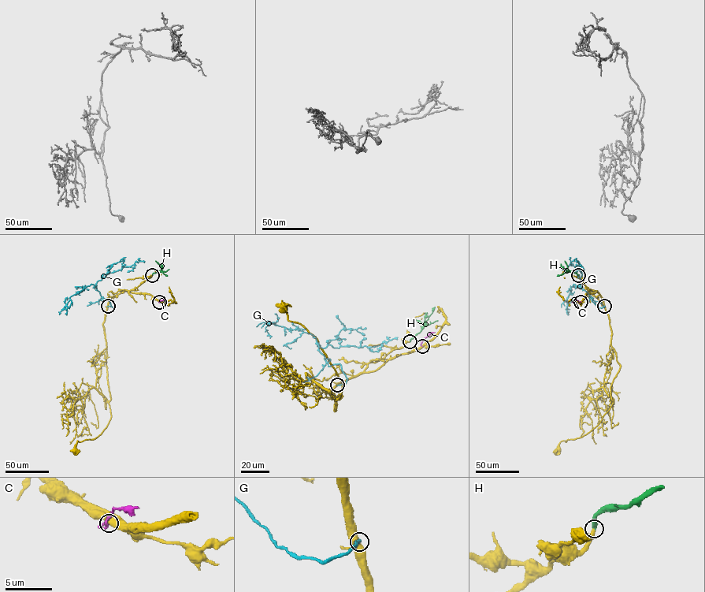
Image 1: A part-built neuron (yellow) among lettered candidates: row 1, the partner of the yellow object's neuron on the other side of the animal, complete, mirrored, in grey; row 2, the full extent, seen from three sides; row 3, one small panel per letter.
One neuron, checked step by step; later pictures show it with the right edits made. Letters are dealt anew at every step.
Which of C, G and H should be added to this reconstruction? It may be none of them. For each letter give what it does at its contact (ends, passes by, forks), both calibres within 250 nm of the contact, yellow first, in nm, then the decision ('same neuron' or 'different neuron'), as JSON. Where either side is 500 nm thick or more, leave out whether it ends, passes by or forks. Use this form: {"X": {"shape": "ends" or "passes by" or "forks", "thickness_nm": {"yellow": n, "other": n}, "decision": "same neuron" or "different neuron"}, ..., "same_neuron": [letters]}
{"C": {"thickness_nm": {"yellow": 850, "other": 220}, "decision": "different neuron"}, "G": {"thickness_nm": {"yellow": 550, "other": 240}, "decision": "different neuron"}, "H": {"shape": "ends", "thickness_nm": {"yellow": 380, "other": 480}, "decision": "same neuron"}, "same_neuron": ["H"]}

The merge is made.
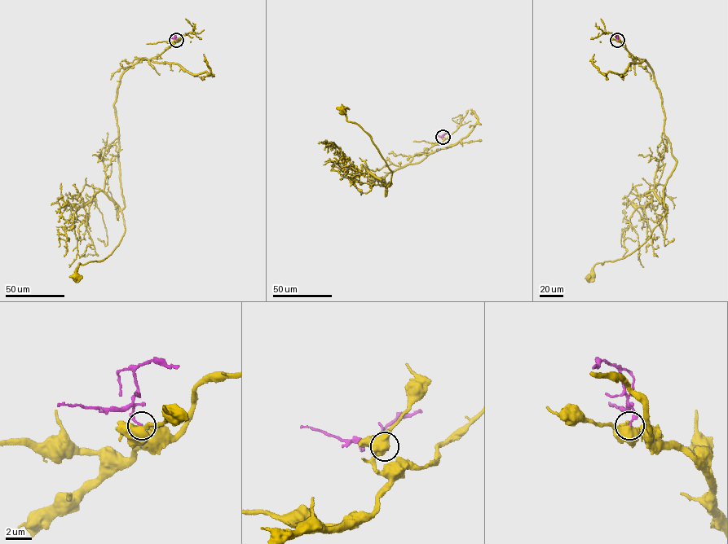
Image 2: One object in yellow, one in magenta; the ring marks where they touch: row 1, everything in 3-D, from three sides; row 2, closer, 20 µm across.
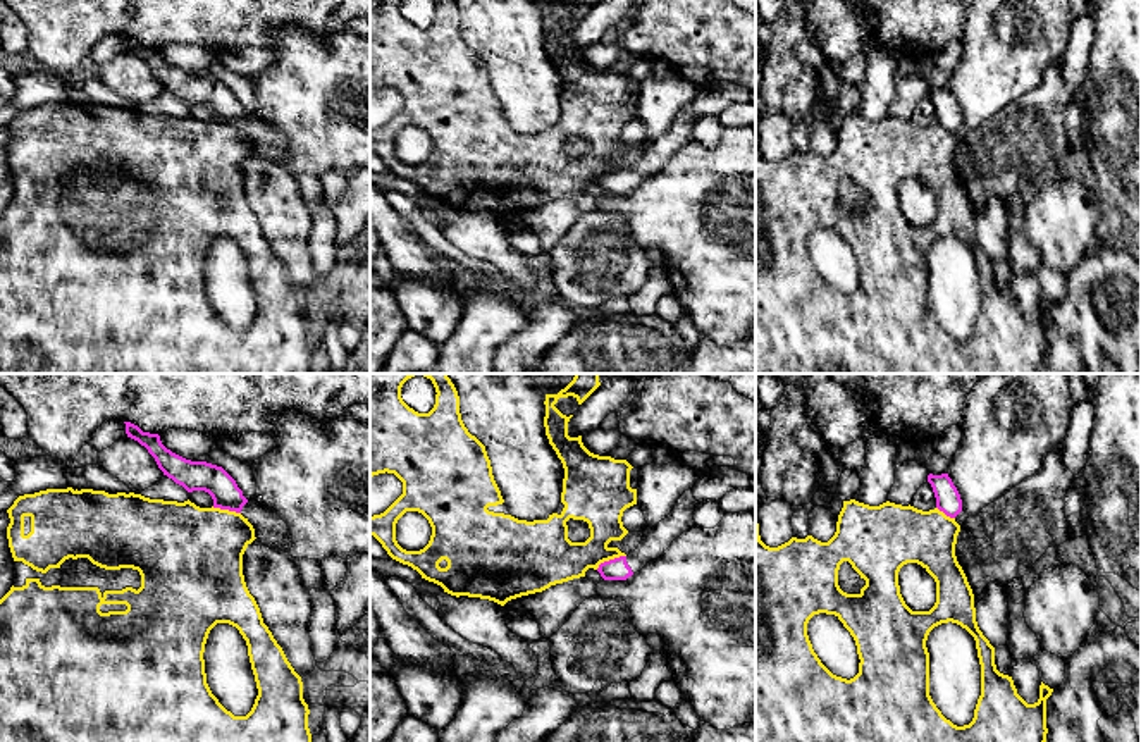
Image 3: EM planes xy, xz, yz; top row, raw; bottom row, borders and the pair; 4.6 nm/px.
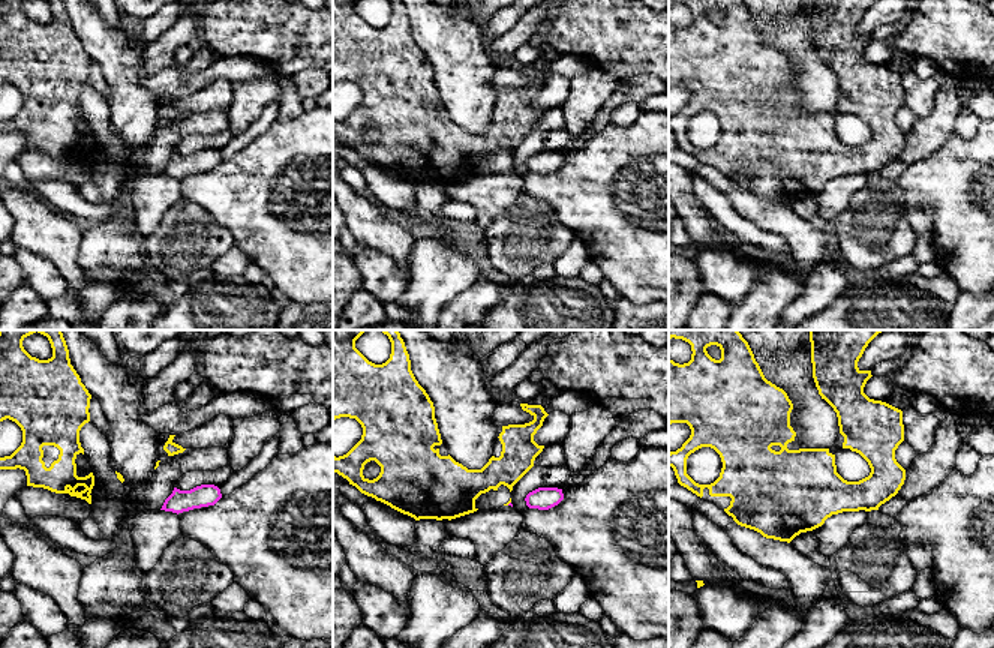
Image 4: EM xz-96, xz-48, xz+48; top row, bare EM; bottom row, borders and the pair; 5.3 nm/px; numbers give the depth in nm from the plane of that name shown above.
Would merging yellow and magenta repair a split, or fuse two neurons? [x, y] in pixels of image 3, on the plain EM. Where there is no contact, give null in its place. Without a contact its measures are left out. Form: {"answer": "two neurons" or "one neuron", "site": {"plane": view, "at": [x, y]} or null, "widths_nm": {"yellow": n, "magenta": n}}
{"answer": "two neurons", "site": {"plane": "xz", "at": [610, 173]}, "widths_nm": {"yellow": 220, "magenta": 100}}

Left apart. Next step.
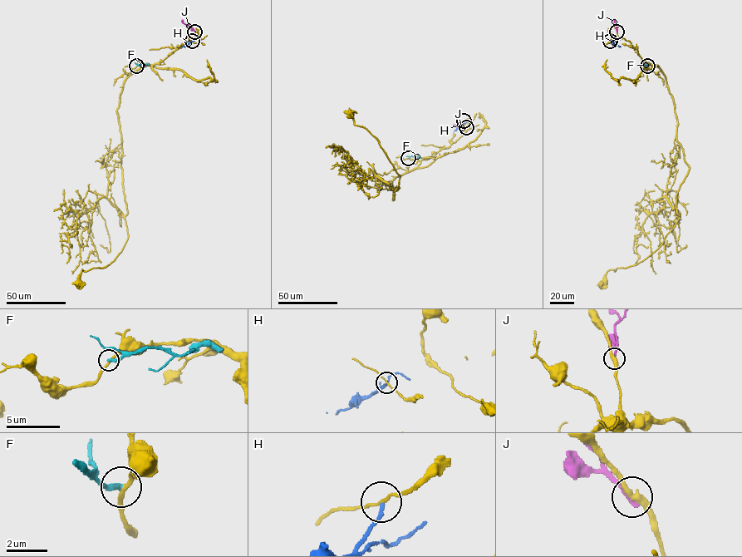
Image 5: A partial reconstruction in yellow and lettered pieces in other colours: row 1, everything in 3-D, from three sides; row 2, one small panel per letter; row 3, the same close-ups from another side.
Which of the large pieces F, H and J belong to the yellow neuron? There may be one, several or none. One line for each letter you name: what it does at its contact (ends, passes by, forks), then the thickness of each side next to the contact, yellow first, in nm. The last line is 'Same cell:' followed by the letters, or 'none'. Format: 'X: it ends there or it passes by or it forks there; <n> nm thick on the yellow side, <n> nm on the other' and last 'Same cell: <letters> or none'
Same cell: none

